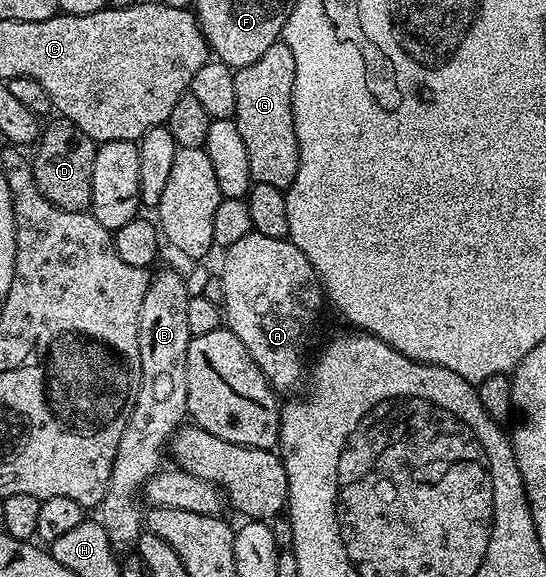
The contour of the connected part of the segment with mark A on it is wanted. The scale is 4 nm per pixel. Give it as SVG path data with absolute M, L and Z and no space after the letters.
M251 232L246 234L246 238L242 238L239 242L234 242L234 246L230 246L223 253L224 269L219 269L218 275L222 280L222 289L225 300L222 305L222 316L226 321L226 327L234 334L238 334L238 338L242 338L242 346L246 346L246 350L250 350L250 358L262 370L262 374L267 378L268 383L272 385L277 393L283 394L287 388L292 388L300 380L300 375L305 375L306 364L304 368L304 335L312 328L312 323L316 320L316 315L320 312L320 307L326 304L326 296L322 291L322 285L317 277L314 266L310 266L310 262L306 258L306 254L302 254L302 250L298 250L298 246L294 246L291 240L287 238L266 238L266 234L258 234Z

